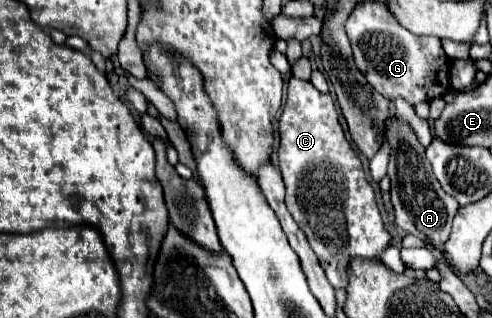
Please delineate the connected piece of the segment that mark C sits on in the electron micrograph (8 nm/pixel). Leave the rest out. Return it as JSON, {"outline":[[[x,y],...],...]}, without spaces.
{"outline":[[[290,77],[286,105],[278,119],[278,133],[278,161],[286,183],[286,207],[306,233],[332,287],[346,289],[350,259],[380,259],[380,253],[392,239],[384,229],[360,157],[344,137],[332,97],[320,93],[310,81]]]}

